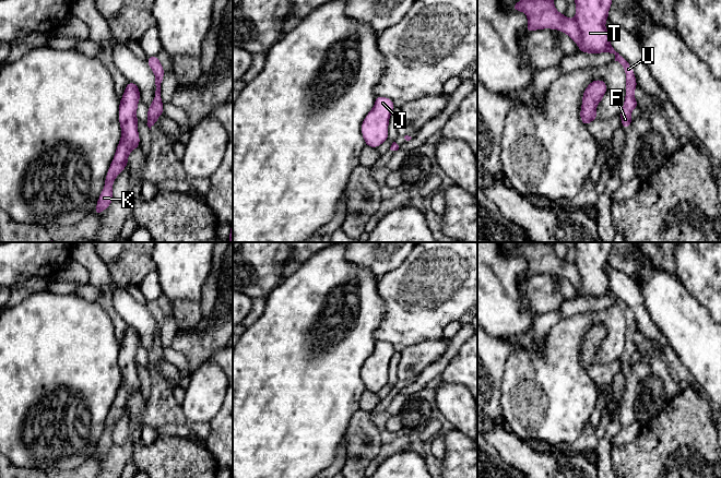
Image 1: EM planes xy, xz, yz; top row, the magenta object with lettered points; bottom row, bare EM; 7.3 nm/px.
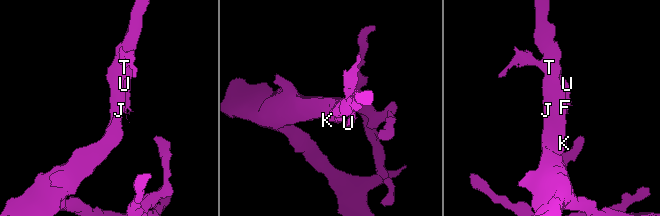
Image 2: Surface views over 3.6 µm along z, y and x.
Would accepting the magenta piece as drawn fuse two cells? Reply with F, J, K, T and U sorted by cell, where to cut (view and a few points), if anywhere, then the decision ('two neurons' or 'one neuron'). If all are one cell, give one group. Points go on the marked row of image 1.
groups F J K T U; cut none; one neuron

